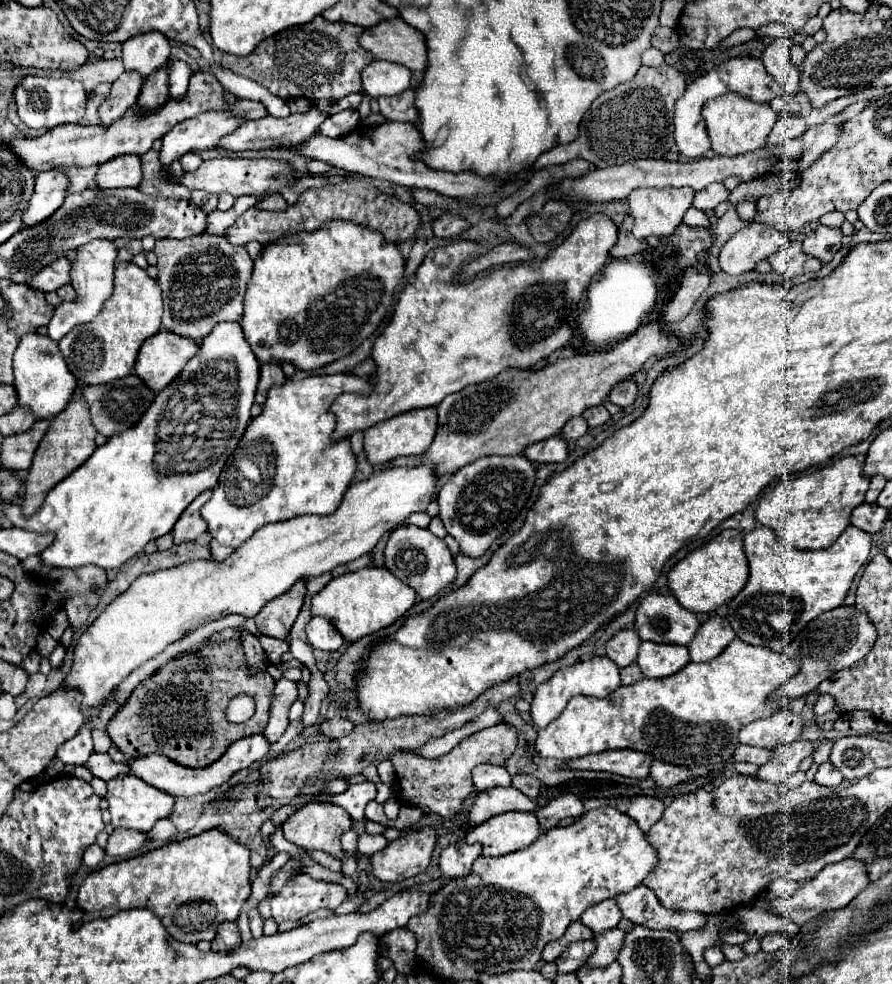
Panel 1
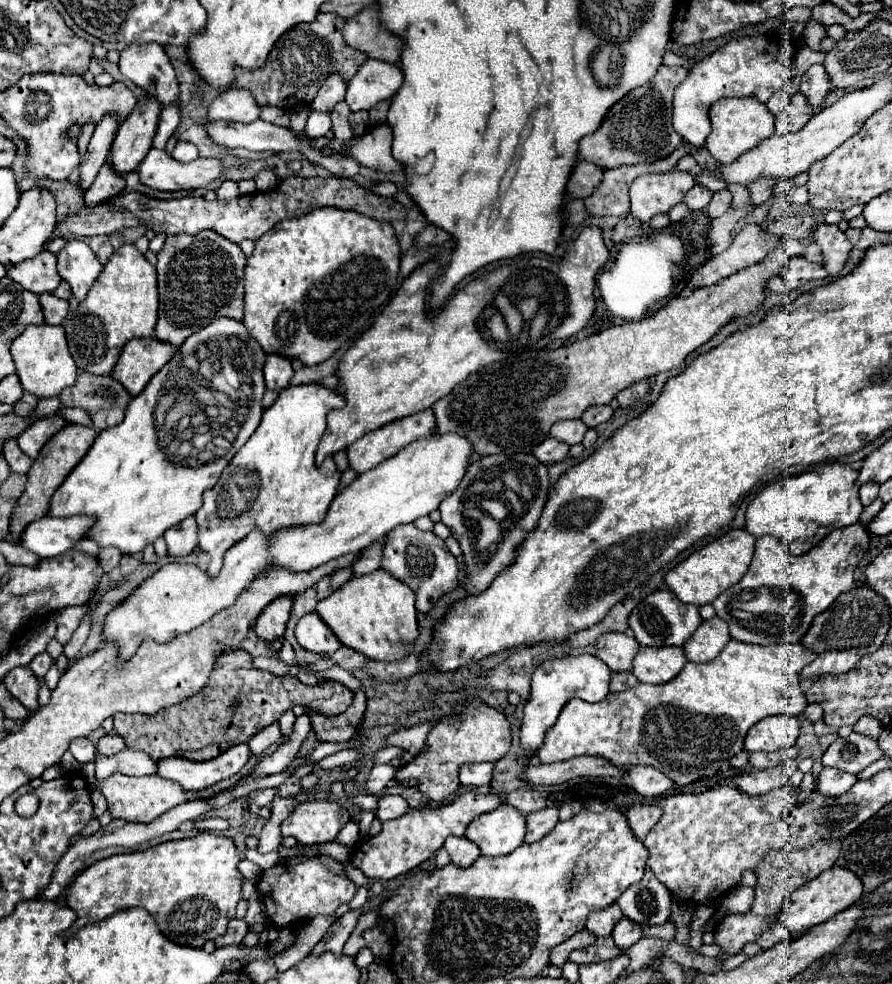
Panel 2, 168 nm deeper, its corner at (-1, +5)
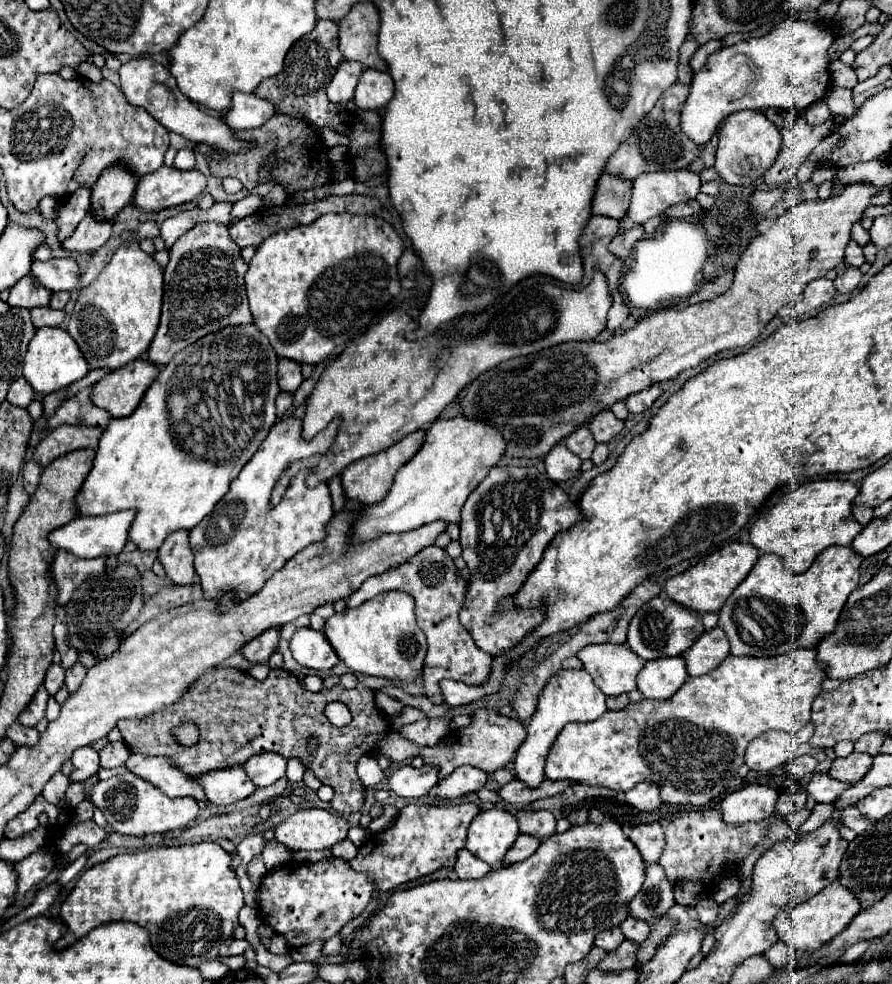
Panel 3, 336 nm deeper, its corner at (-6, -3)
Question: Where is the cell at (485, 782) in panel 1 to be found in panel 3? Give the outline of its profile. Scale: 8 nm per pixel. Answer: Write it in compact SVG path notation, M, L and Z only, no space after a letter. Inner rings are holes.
M463 765L463 767L457 767L439 785L430 789L428 795L443 797L443 799L459 799L467 793L481 789L485 785L485 781L487 781L487 773L483 773L481 769L475 769L471 765Z

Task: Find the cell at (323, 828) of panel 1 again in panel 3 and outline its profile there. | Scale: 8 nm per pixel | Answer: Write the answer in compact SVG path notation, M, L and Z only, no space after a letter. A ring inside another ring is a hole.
M303 809L289 815L283 823L275 829L275 839L293 851L315 851L315 849L331 849L335 843L347 839L349 821L345 821L337 813L329 813L325 809Z

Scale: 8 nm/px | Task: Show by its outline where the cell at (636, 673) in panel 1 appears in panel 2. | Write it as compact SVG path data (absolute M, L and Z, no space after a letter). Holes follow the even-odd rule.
M620 671L620 673L614 673L614 675L612 675L610 689L612 689L612 691L622 691L622 689L634 687L636 683L638 683L638 679L632 675L632 671Z

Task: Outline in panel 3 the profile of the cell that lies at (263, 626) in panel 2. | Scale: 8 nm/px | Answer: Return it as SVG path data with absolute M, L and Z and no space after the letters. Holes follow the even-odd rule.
M269 629L263 635L255 637L251 643L247 643L241 653L247 661L253 663L265 663L269 659L269 655L277 649L279 643L279 629Z

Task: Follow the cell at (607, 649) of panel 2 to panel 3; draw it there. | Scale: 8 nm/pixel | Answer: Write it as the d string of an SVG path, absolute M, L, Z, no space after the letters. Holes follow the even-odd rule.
M587 645L577 653L593 683L607 695L617 697L635 689L635 677L645 661L627 645Z

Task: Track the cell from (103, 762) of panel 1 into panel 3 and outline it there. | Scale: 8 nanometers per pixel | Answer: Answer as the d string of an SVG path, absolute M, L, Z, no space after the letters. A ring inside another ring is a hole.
M133 753L127 759L127 769L151 781L169 797L191 797L197 799L199 803L207 803L207 797L203 795L199 783L195 783L193 777L179 771L171 757L147 757Z

